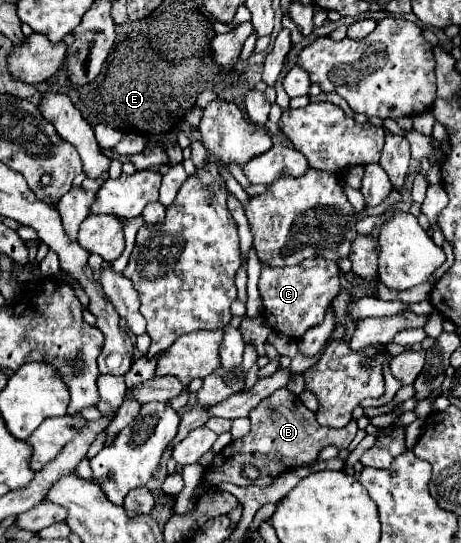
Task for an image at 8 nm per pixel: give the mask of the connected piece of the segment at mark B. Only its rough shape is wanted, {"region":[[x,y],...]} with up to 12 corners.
{"region":[[288,389],[250,411],[250,433],[232,441],[204,471],[204,487],[254,485],[340,451],[358,433],[318,425]]}

